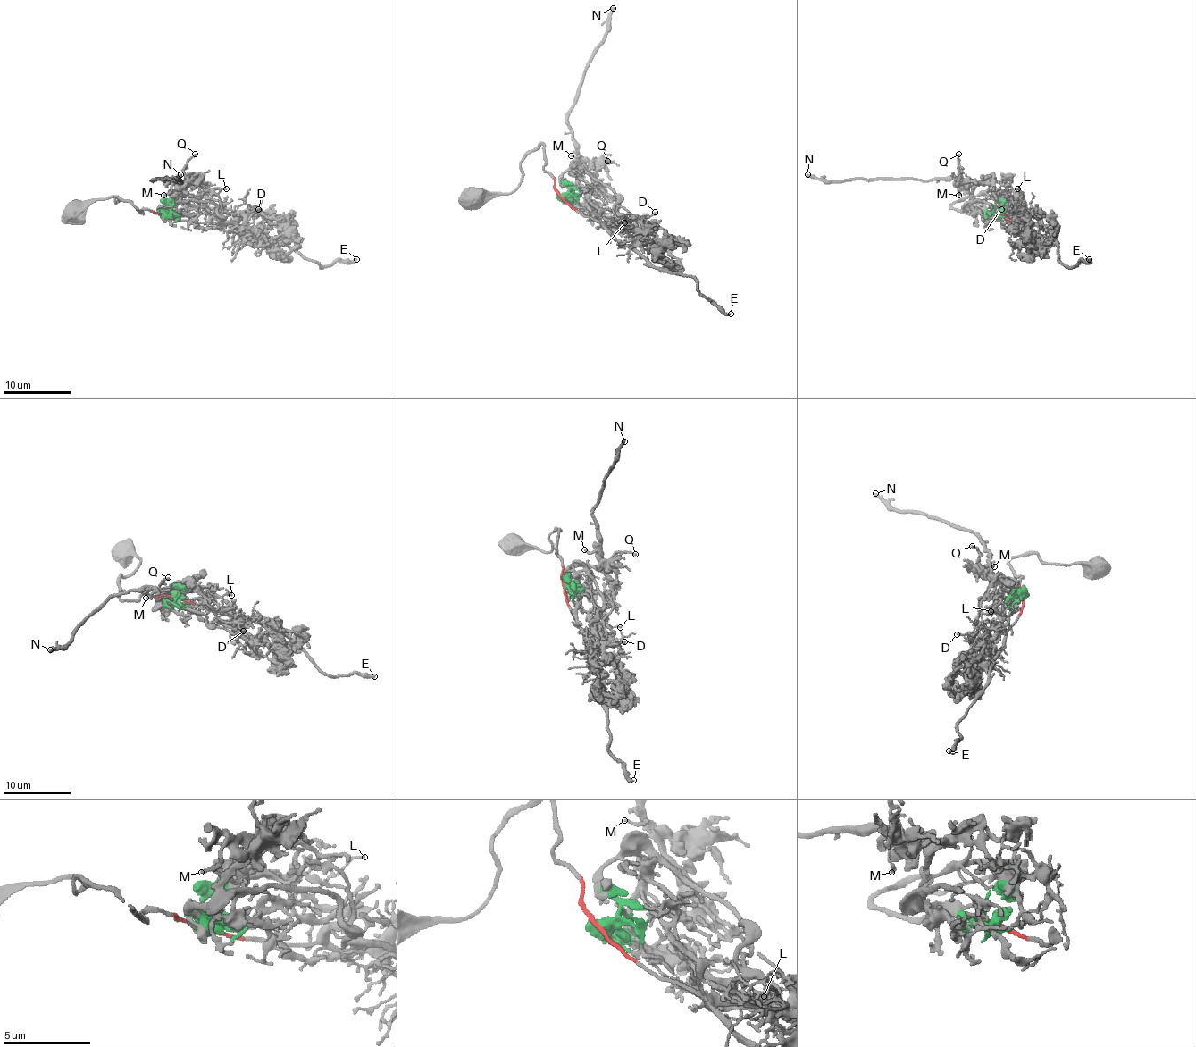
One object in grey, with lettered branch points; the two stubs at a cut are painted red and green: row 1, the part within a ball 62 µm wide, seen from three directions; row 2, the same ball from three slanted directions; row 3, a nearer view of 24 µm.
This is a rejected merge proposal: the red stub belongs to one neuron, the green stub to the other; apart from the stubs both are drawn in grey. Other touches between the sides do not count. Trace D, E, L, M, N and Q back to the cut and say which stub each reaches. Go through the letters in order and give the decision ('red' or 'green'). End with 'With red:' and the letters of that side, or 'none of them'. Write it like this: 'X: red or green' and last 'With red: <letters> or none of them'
D: red
E: red
L: red
M: green
N: green
Q: green
With red: D, E, L

